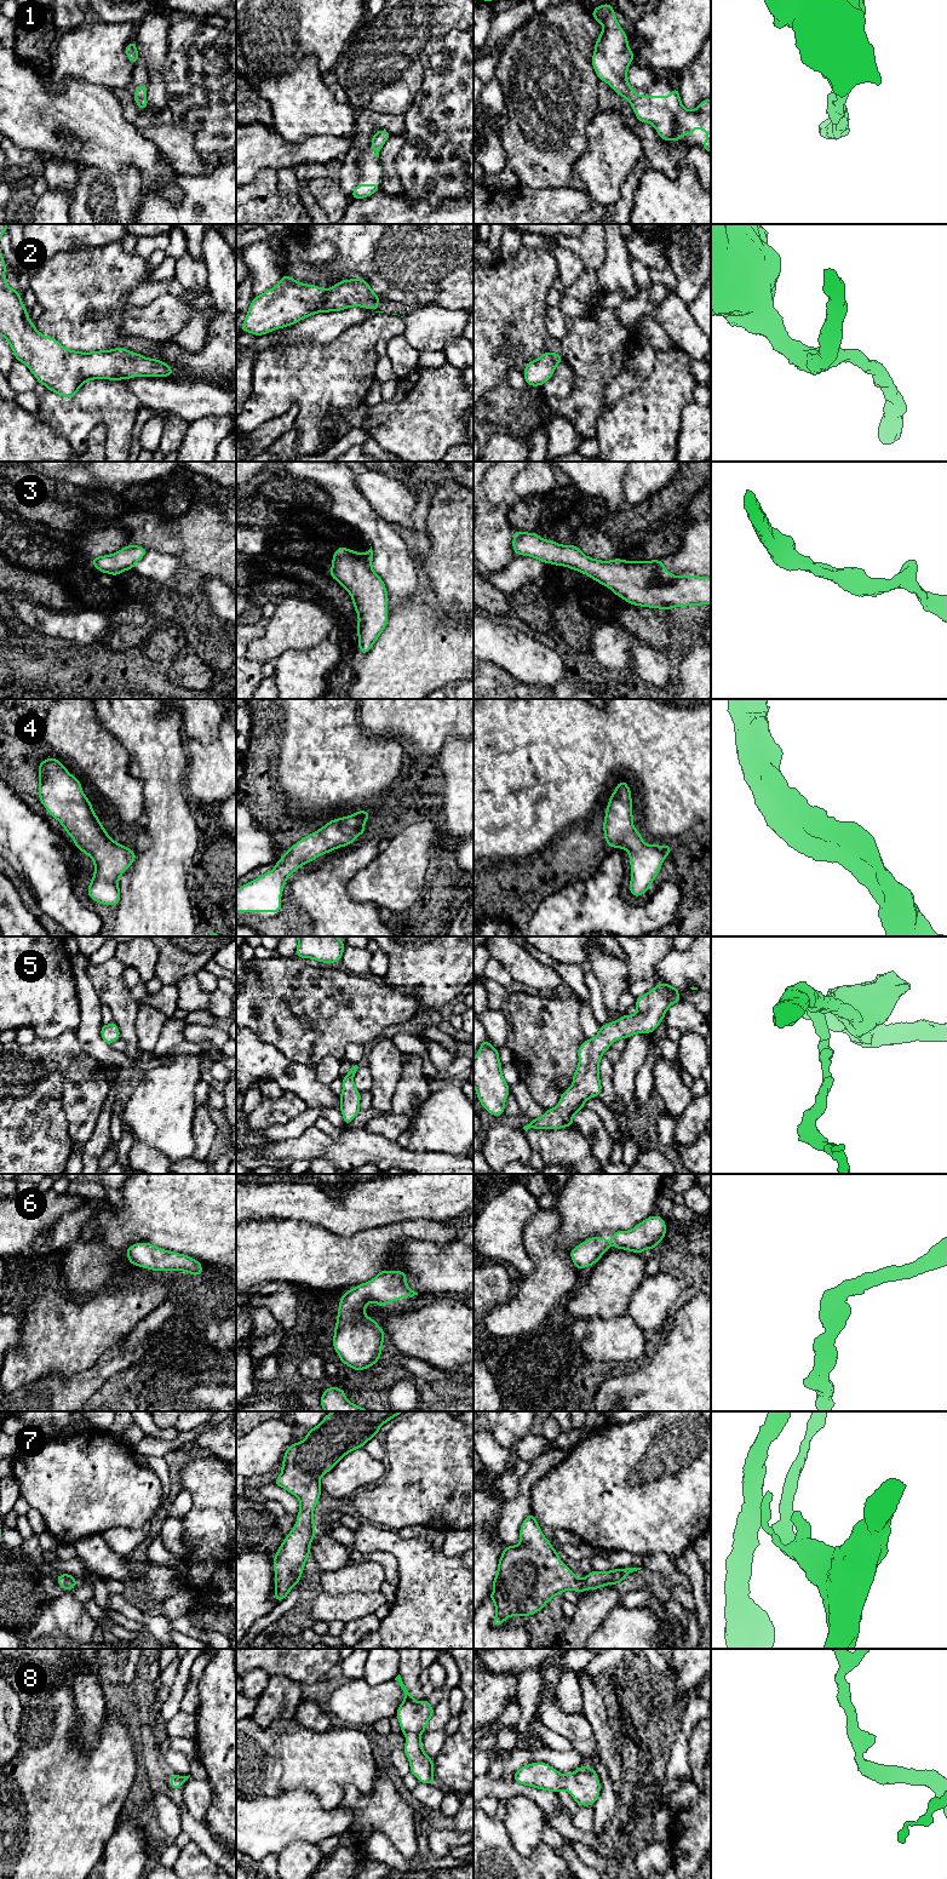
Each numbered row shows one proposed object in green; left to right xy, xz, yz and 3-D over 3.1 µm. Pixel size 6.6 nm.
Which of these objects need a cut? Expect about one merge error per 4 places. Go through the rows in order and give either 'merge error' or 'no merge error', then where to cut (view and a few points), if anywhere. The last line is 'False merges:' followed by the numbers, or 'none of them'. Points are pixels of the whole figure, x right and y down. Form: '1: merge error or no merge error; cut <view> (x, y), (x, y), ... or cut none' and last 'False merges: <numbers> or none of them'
1: no merge error; cut none
2: no merge error; cut none
3: no merge error; cut none
4: no merge error; cut none
5: no merge error; cut none
6: no merge error; cut none
7: no merge error; cut none
8: no merge error; cut none
False merges: none of them

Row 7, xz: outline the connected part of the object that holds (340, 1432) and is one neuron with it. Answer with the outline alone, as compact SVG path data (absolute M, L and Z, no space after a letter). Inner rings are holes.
M334 1411L309 1430L300 1443L292 1443L285 1453L282 1472L274 1484L300 1501L297 1524L274 1556L275 1594L283 1600L300 1581L316 1535L314 1509L322 1488L320 1478L350 1451L379 1433L379 1427L404 1411Z

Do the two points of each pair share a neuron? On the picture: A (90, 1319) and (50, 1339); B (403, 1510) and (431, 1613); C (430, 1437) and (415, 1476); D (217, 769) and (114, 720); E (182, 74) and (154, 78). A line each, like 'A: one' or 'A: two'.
A: one
B: two
C: one
D: two
E: two

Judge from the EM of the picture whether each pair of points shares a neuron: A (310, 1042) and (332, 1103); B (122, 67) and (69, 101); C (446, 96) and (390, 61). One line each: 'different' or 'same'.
A: different
B: different
C: different

